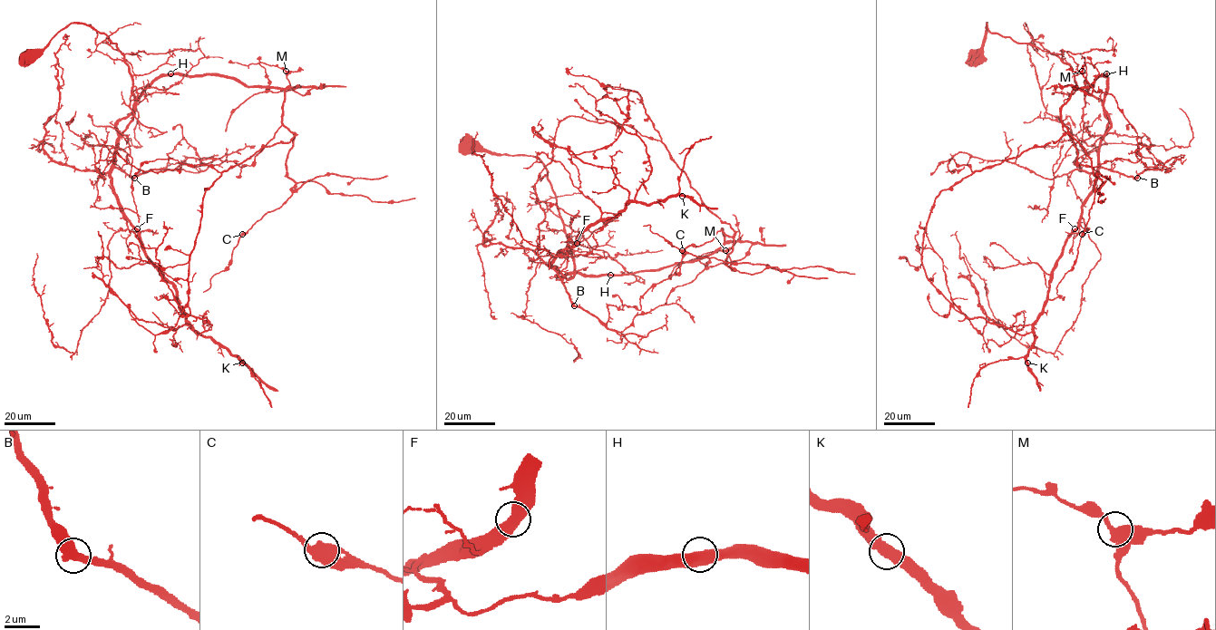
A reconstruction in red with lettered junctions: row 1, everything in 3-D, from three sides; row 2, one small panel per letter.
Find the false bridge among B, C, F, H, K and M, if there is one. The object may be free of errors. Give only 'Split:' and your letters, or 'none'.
Split: none

